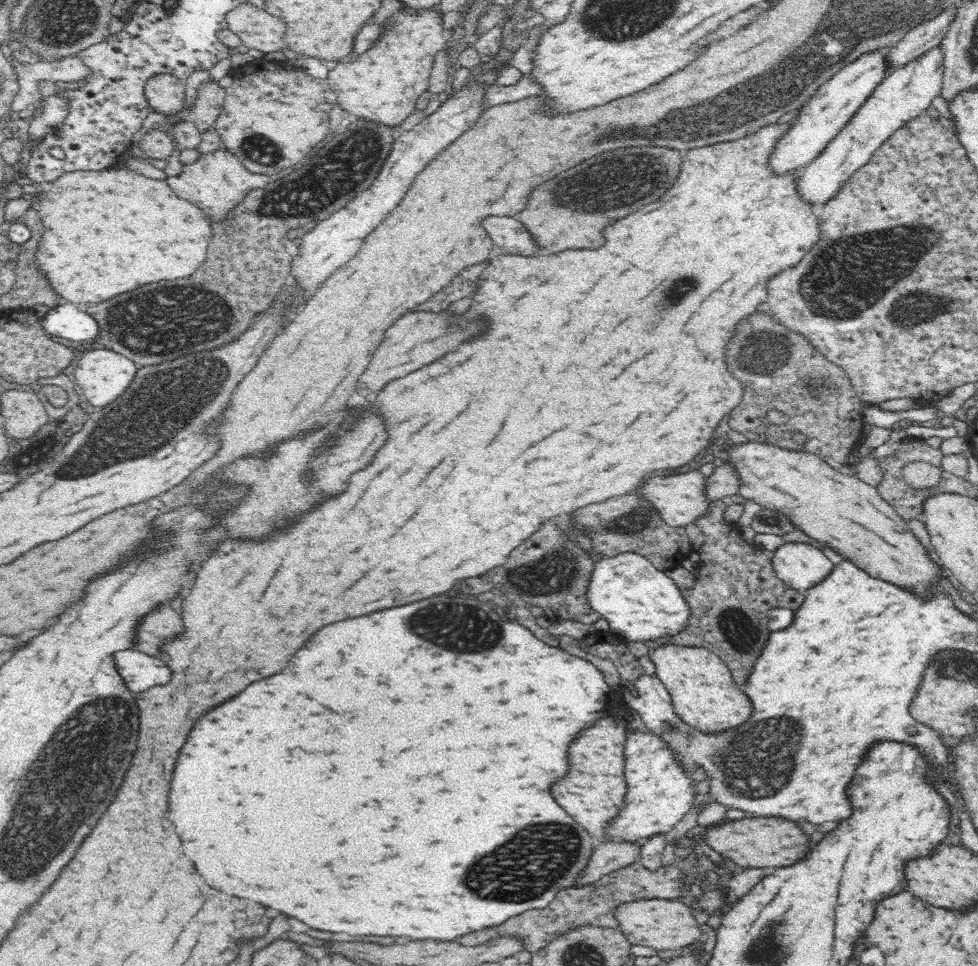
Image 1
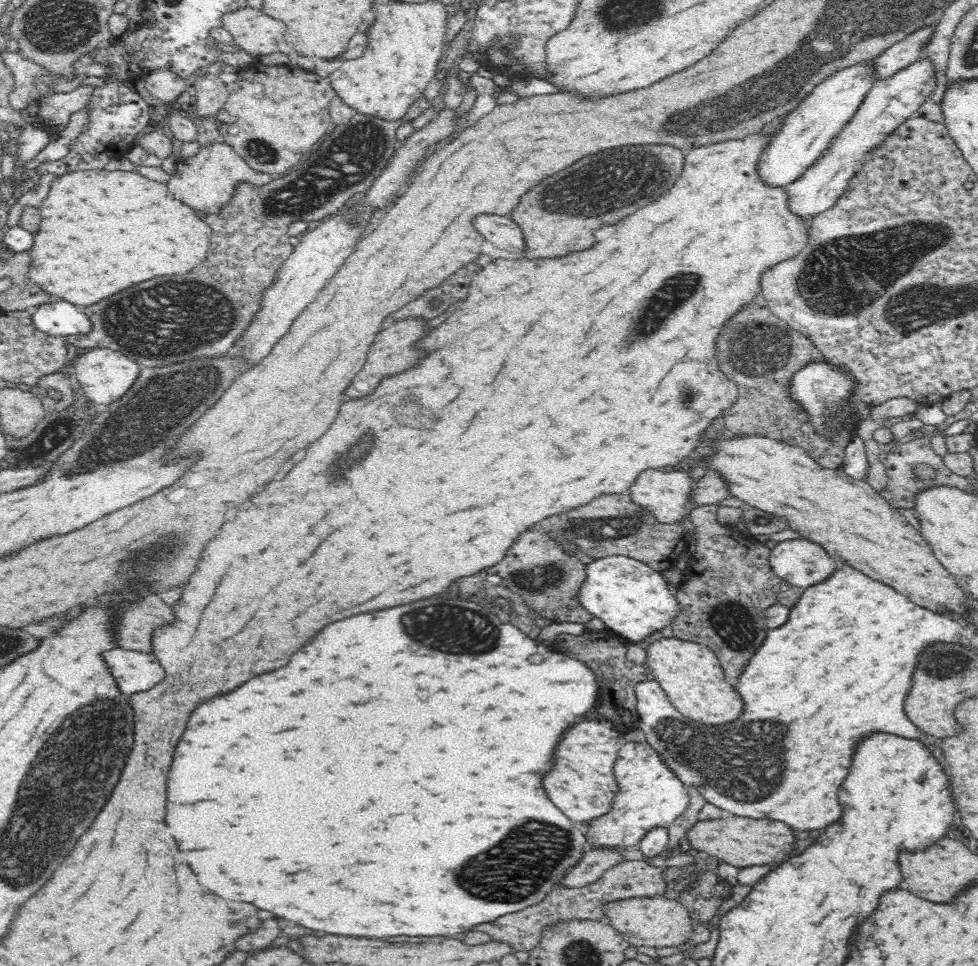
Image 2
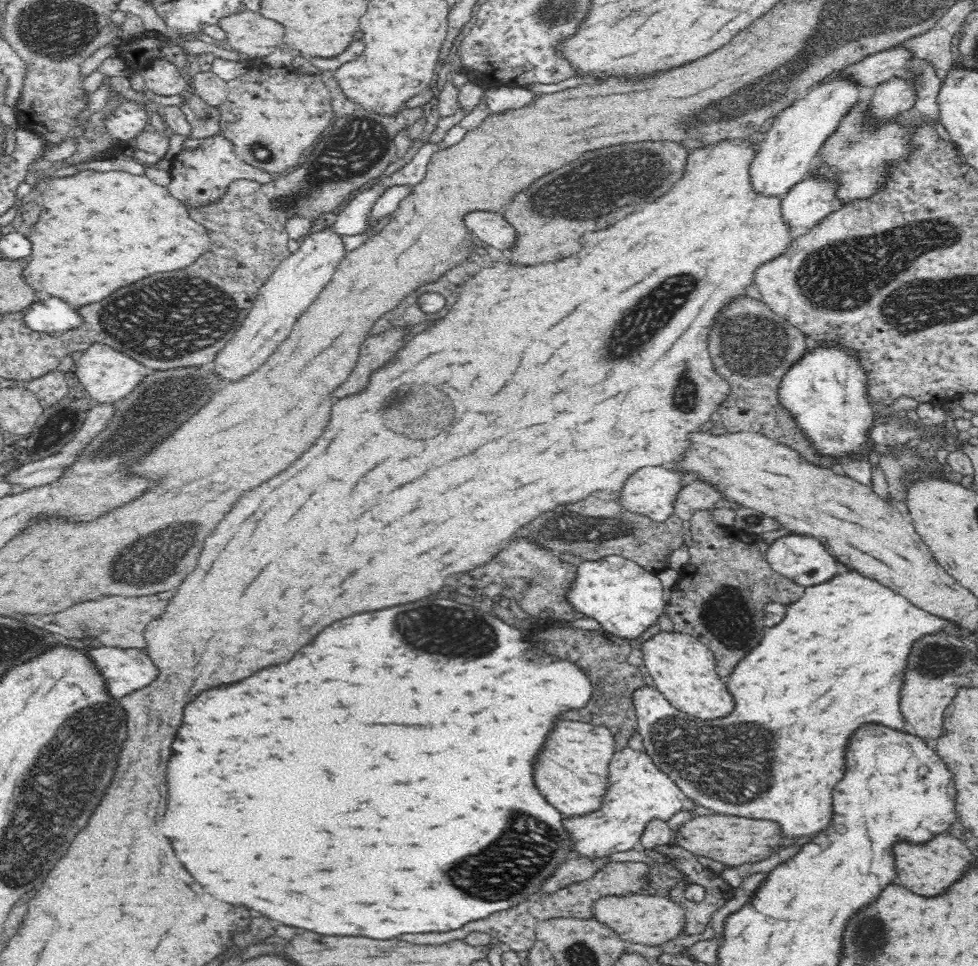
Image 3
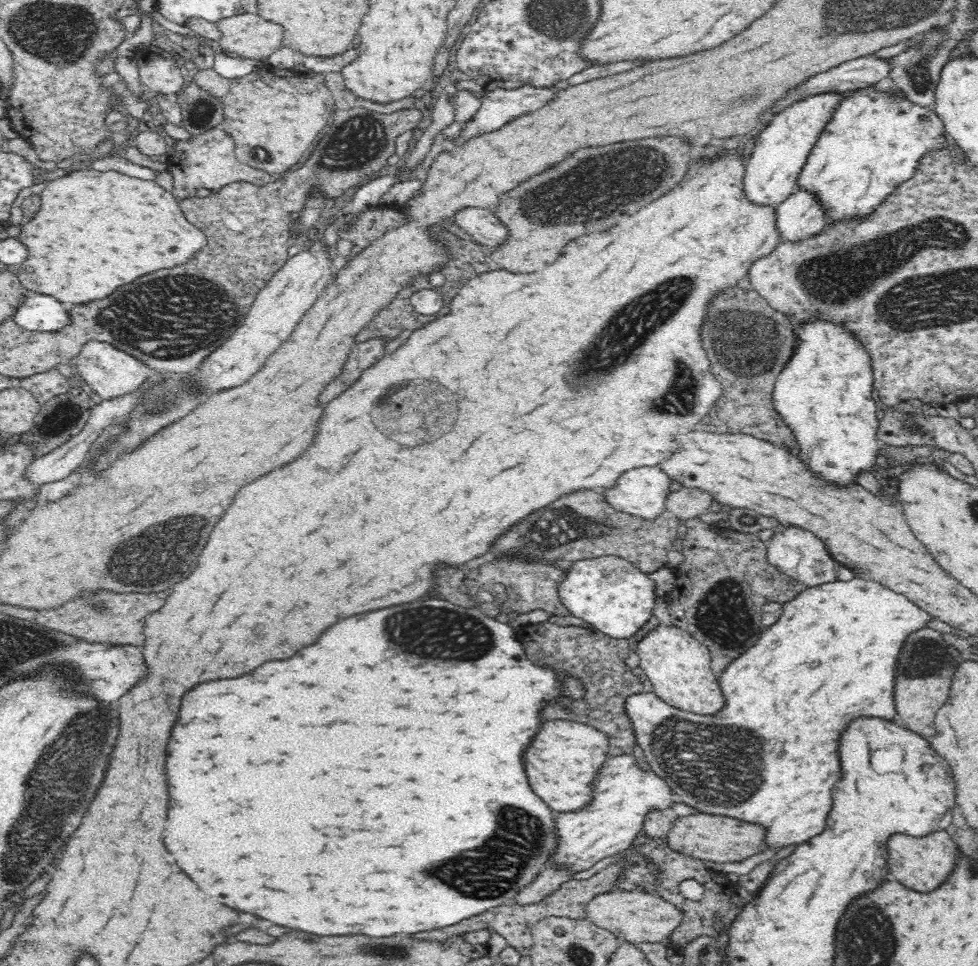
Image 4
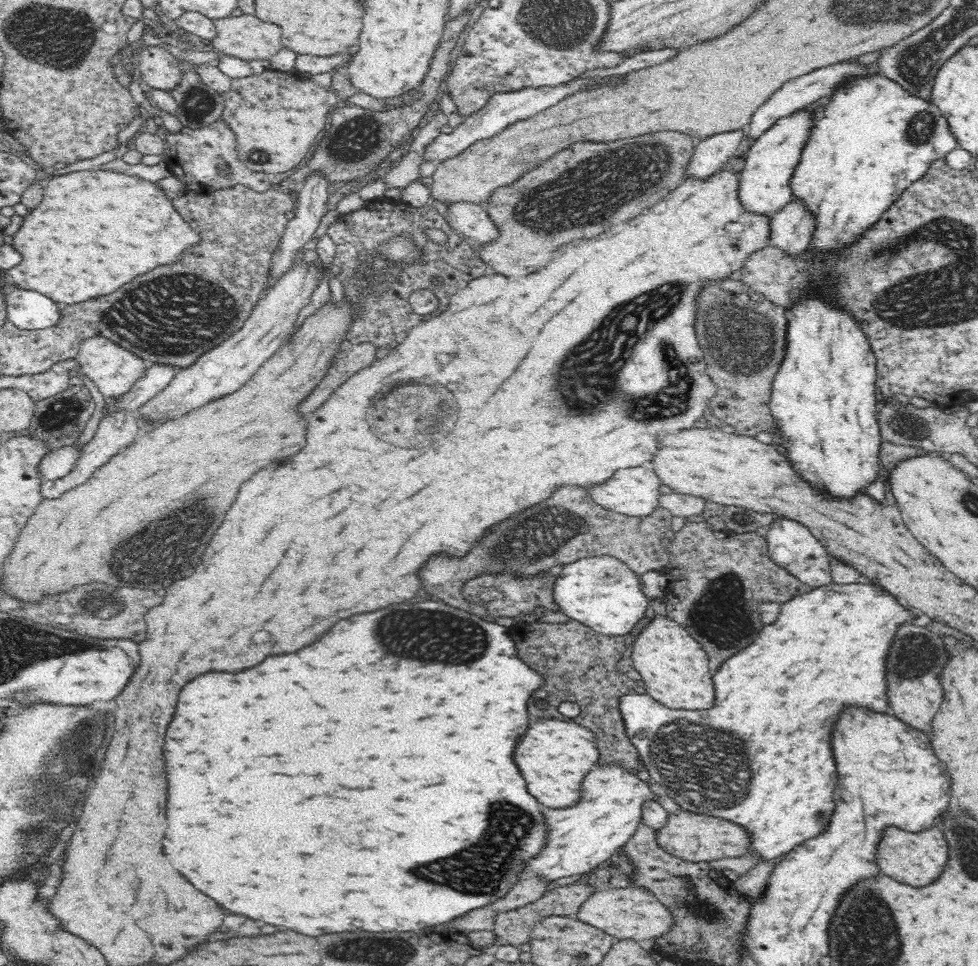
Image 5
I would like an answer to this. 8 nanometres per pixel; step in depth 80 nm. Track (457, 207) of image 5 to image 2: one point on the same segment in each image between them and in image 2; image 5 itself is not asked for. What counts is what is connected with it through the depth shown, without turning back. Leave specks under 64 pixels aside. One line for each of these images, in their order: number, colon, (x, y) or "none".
2: (504, 232)
3: (493, 229)
4: (484, 226)

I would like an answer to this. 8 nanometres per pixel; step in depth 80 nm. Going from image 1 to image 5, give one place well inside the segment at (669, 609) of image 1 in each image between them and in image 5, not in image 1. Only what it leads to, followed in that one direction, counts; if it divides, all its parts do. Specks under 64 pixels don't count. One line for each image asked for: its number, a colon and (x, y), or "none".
2: (633, 600)
3: (626, 600)
4: (610, 593)
5: (604, 593)

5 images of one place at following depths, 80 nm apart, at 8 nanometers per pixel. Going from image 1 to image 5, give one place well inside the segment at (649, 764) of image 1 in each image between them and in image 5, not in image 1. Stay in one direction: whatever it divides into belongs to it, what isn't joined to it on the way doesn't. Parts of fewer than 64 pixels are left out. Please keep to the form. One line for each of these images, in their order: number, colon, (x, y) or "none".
2: (652, 796)
3: (640, 792)
4: (626, 794)
5: (580, 838)

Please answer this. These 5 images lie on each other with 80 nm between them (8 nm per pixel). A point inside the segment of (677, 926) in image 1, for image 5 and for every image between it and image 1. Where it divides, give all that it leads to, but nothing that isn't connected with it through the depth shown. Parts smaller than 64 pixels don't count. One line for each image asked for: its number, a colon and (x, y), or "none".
2: (657, 922)
3: (650, 920)
4: (634, 917)
5: (635, 914)

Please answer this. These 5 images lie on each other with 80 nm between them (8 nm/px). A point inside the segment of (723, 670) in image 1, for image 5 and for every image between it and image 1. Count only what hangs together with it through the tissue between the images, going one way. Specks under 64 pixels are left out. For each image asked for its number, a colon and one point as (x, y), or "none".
2: (691, 675)
3: (684, 669)
4: (678, 666)
5: (673, 666)

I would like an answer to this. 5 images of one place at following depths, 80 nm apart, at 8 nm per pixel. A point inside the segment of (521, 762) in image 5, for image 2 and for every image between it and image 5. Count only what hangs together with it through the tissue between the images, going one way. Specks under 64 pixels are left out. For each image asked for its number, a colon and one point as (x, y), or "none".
2: (585, 785)
3: (573, 774)
4: (569, 757)

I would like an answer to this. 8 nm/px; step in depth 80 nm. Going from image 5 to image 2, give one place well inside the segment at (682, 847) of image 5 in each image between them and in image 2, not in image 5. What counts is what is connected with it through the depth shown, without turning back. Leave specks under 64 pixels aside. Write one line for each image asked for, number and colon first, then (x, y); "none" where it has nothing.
2: (743, 842)
3: (737, 841)
4: (708, 837)

